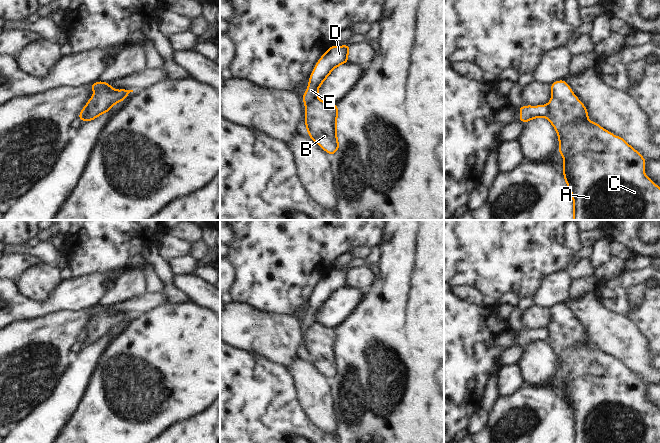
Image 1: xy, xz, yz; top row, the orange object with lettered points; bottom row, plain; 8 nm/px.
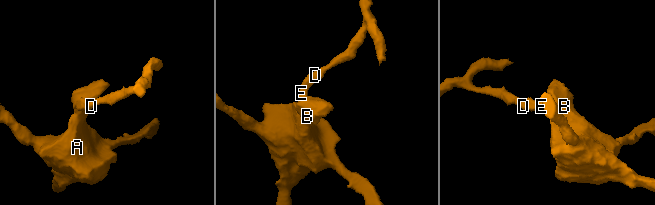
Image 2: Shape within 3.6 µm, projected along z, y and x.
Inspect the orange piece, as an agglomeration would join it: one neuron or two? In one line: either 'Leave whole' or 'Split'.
Split.

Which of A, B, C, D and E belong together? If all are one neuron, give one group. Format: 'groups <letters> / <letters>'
groups A B C / D E

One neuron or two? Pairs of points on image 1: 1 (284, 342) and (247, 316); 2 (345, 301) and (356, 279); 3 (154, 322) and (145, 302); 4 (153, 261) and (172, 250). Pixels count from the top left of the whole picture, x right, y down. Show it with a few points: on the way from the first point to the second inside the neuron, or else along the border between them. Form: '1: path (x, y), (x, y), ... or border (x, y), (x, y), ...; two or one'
1: path (275, 335), (263, 332), (256, 325); one
2: border (348, 285), (361, 288), (366, 292); two
3: border (166, 302), (136, 315); two
4: border (158, 248), (158, 253), (167, 262); two

